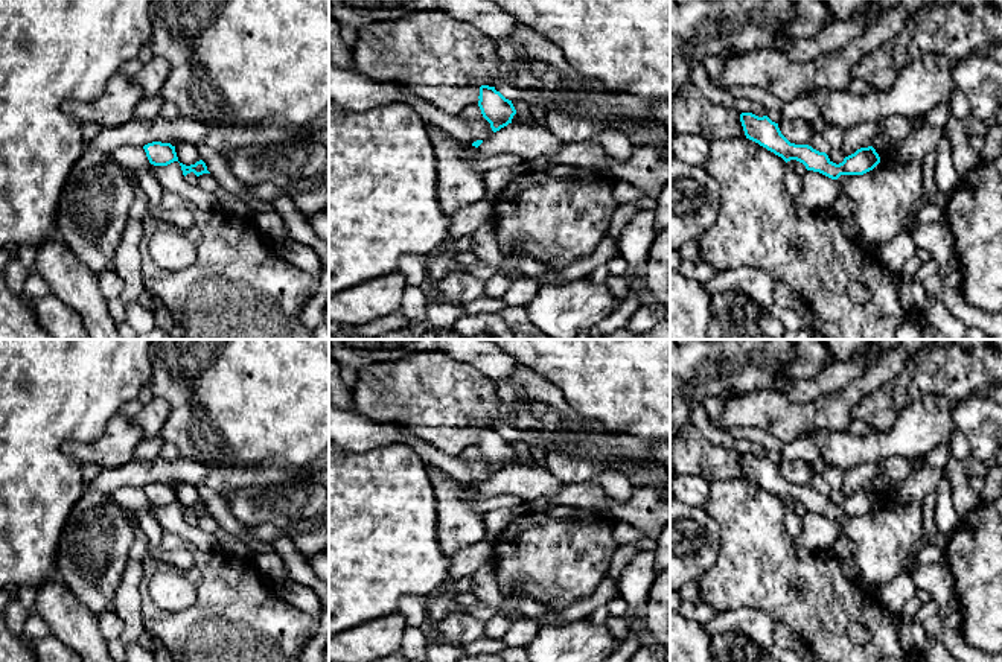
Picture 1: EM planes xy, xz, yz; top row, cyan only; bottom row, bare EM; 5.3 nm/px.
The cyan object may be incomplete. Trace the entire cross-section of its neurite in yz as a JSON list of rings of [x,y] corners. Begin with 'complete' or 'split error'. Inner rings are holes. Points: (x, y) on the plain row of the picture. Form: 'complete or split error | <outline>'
complete | [[[742,454],[740,463],[746,479],[781,498],[786,504],[796,501],[807,511],[819,513],[831,520],[838,520],[841,516],[863,516],[880,504],[880,498],[873,487],[860,489],[836,505],[825,493],[819,493],[809,485],[790,484],[781,475],[778,464],[767,457],[758,458],[752,454]]]

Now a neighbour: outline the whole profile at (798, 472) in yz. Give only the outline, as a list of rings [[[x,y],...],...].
[[[804,460],[783,461],[778,464],[781,475],[795,485],[809,485],[813,476],[813,466]]]

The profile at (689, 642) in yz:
[[[670,610],[670,662],[711,662],[710,647],[702,624]]]

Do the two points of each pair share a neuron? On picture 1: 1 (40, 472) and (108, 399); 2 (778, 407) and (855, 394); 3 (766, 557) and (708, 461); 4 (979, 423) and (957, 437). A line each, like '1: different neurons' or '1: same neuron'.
1: same neuron
2: same neuron
3: different neurons
4: different neurons

